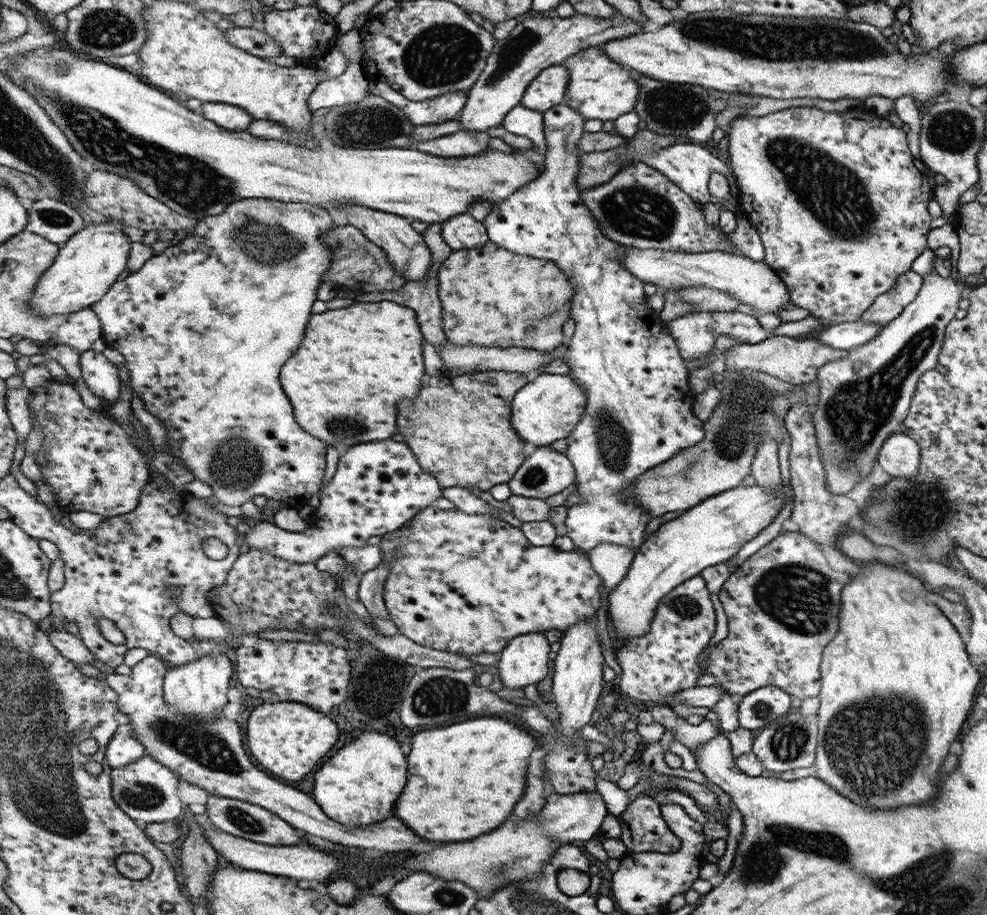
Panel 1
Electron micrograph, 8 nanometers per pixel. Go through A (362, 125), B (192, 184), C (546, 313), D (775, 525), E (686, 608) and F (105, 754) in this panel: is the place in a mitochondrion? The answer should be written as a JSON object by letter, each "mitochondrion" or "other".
{"A":"mitochondrion","B":"mitochondrion","C":"mitochondrion","D":"other","E":"mitochondrion","F":"other"}

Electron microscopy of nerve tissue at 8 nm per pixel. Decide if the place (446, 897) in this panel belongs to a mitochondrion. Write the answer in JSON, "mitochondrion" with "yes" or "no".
{"mitochondrion":"yes"}

